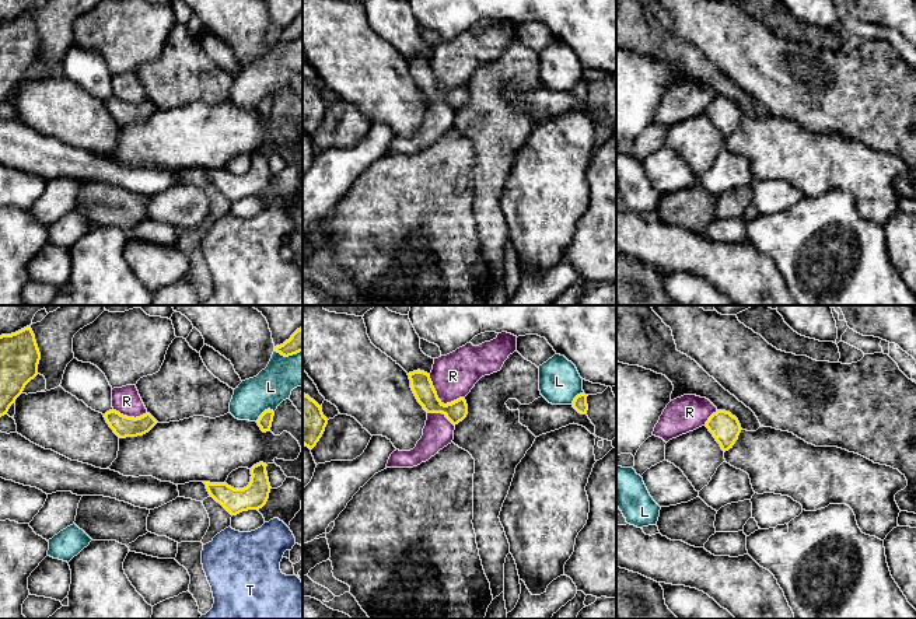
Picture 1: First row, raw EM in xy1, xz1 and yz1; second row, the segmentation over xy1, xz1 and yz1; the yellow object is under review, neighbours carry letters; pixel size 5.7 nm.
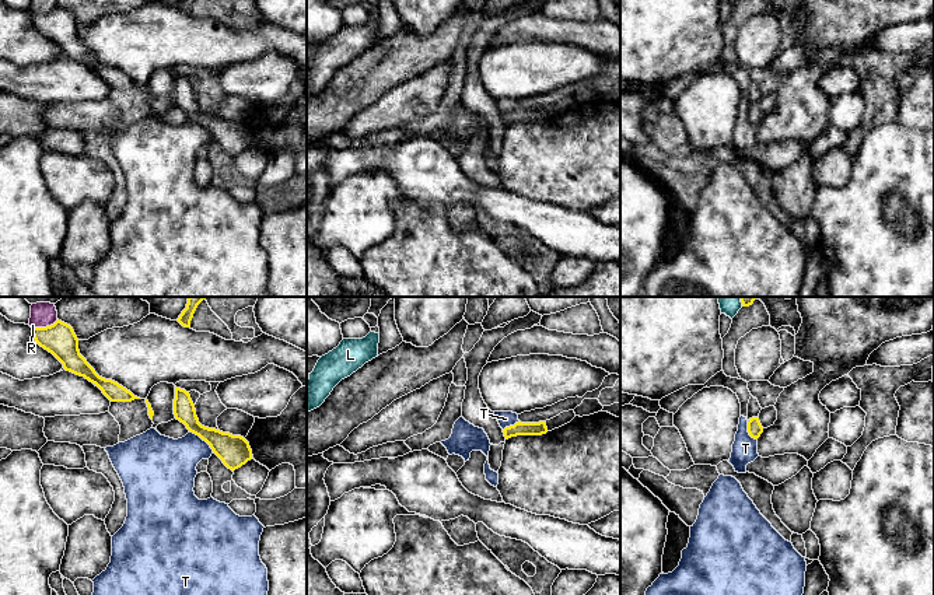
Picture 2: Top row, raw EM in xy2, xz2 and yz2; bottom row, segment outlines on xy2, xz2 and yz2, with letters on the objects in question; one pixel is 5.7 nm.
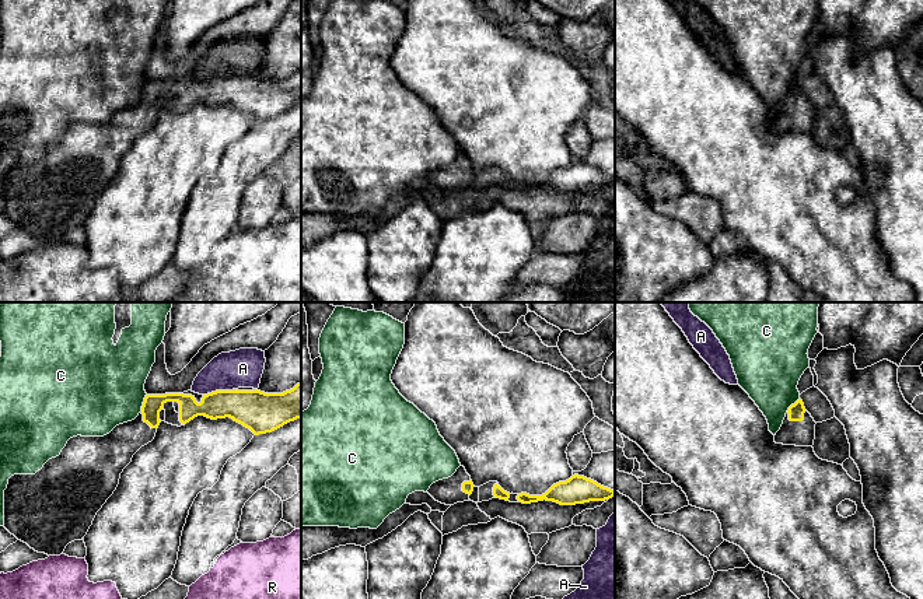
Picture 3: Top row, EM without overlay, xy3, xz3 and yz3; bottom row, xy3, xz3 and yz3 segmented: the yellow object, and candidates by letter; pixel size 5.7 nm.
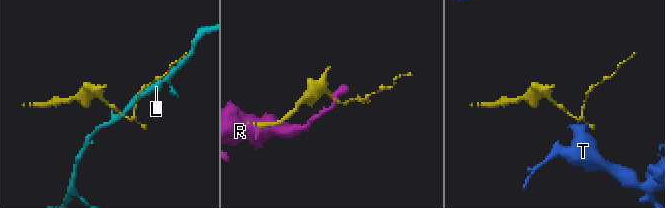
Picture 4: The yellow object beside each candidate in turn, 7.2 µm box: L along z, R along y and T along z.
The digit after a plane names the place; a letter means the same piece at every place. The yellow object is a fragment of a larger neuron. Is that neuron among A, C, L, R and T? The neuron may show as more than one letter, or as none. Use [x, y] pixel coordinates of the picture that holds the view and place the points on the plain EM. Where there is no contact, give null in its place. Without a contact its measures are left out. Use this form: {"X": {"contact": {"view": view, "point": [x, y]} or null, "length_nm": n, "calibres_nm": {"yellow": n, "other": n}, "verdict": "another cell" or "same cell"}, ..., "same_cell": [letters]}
{"A": {"contact": {"view": "xy3", "point": [217, 77]}, "length_nm": 170, "calibres_nm": {"yellow": 220, "other": 220}, "verdict": "another cell"}, "C": {"contact": {"view": "xy3", "point": [143, 88]}, "length_nm": 110, "calibres_nm": {"yellow": 110, "other": 480}, "verdict": "another cell"}, "L": {"contact": {"view": "xy1", "point": [264, 98]}, "length_nm": 120, "calibres_nm": {"yellow": 80, "other": 220}, "verdict": "another cell"}, "R": {"contact": {"view": "xz1", "point": [439, 86]}, "length_nm": 240, "calibres_nm": {"yellow": 120, "other": 260}, "verdict": "another cell"}, "T": {"contact": {"view": "xy2", "point": [202, 125]}, "length_nm": 190, "calibres_nm": {"yellow": 180, "other": 320}, "verdict": "another cell"}, "same_cell": []}

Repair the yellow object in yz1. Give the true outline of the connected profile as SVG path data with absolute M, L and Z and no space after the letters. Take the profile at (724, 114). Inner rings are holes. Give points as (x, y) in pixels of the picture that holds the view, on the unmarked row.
M726 97L713 99L706 108L706 113L724 139L733 134L742 116L738 105Z

